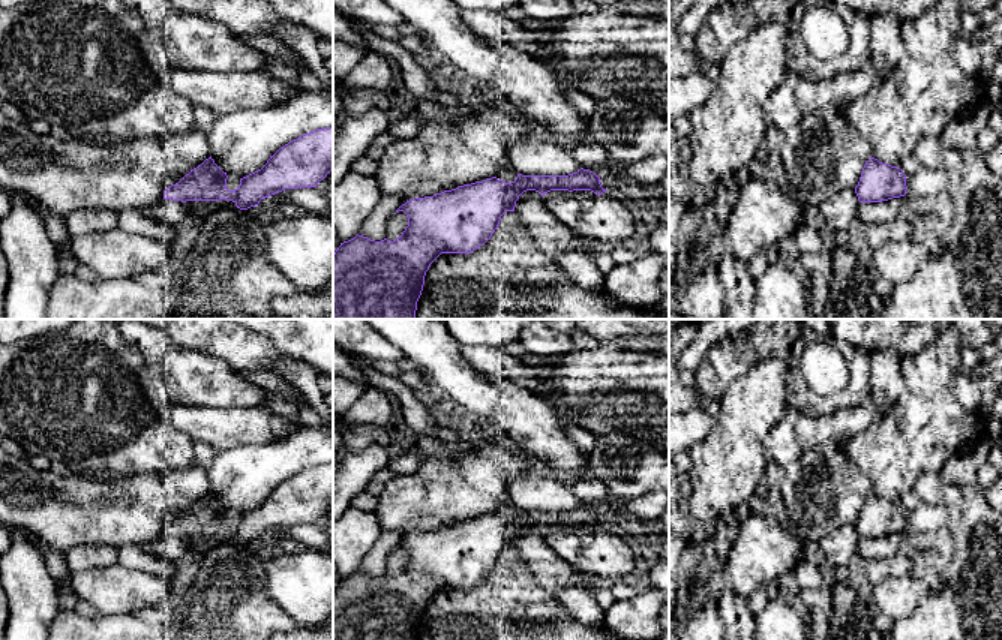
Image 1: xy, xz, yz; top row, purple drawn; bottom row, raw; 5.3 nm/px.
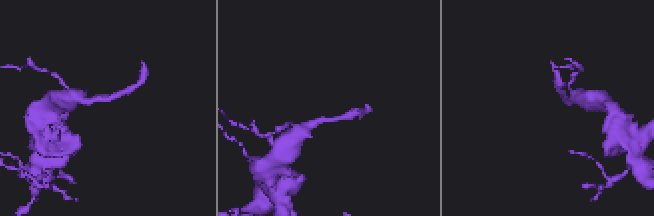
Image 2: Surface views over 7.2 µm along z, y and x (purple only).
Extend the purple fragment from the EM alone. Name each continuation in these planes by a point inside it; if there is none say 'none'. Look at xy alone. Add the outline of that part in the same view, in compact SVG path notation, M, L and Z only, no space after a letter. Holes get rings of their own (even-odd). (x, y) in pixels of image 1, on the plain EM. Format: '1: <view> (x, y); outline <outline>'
none

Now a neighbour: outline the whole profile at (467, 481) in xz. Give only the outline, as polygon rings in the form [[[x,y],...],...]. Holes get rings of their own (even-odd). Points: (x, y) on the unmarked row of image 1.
[[[464,442],[448,447],[446,453],[426,457],[414,474],[396,475],[386,483],[374,513],[382,531],[400,537],[434,532],[495,513],[501,504],[510,501],[506,480],[532,471],[528,453],[508,442]]]

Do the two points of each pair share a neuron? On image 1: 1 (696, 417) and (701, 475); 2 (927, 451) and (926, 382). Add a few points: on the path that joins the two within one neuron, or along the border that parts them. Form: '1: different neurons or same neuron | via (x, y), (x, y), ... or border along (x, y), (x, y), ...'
1: different neurons | border along (714, 418), (708, 435), (687, 450)
2: same neuron | via (927, 435), (927, 399)

